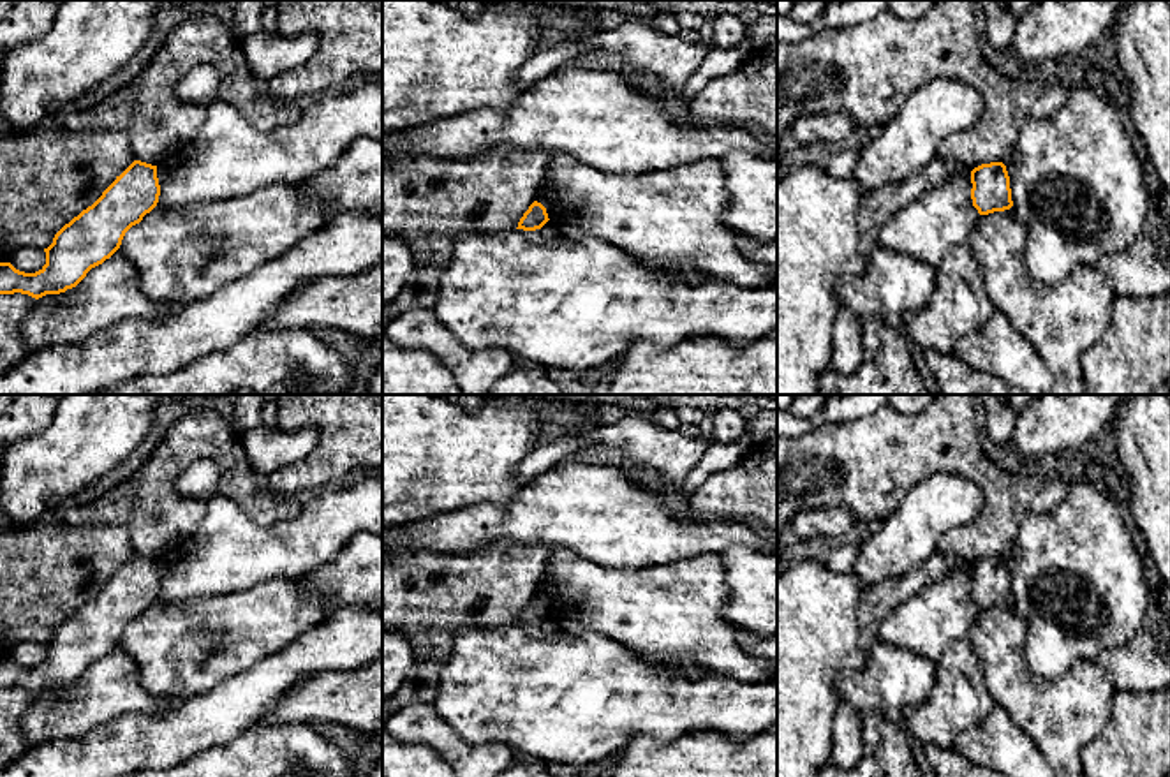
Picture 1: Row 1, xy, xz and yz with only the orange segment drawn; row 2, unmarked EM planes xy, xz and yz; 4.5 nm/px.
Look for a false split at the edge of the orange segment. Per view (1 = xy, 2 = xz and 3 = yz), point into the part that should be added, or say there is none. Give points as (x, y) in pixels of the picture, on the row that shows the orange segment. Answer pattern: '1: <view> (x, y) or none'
1: none
2: none
3: none

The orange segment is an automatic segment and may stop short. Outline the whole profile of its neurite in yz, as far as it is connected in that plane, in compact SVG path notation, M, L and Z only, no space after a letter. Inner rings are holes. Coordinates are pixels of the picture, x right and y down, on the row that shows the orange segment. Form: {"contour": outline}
{"contour": "M1003 162L981 164L971 171L971 199L980 215L1013 206L1010 176Z"}

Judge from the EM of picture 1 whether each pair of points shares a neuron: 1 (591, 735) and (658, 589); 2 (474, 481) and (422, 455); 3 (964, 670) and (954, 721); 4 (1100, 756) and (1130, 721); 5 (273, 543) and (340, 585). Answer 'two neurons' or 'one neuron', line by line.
1: two neurons
2: one neuron
3: one neuron
4: one neuron
5: two neurons

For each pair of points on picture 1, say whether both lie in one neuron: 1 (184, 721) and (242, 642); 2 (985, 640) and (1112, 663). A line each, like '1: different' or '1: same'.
1: different
2: different

